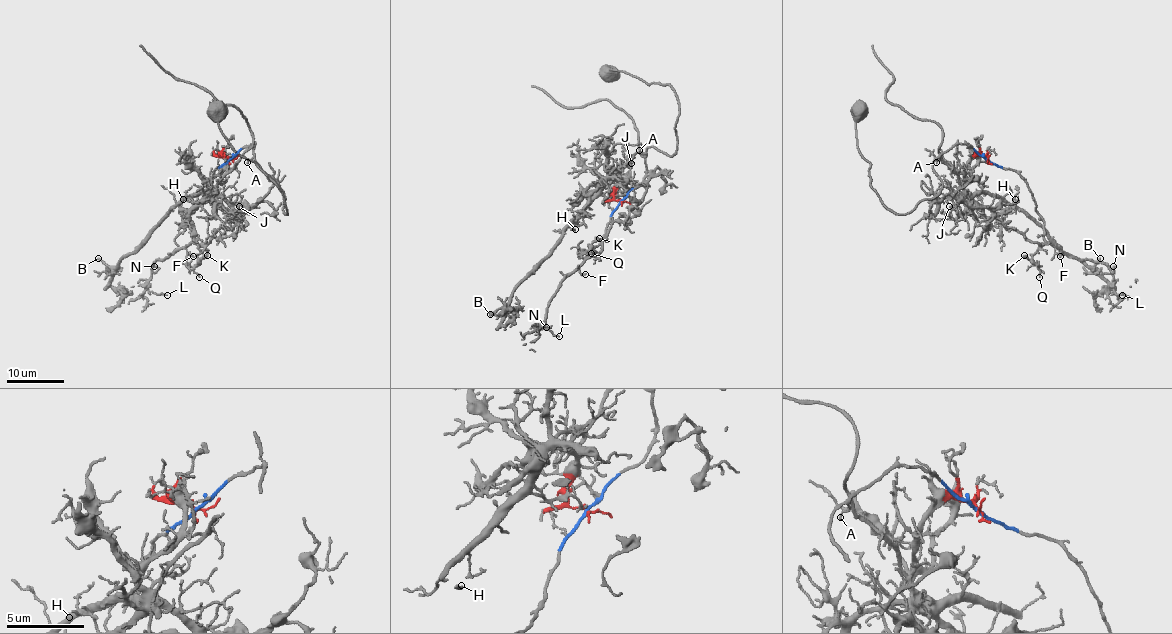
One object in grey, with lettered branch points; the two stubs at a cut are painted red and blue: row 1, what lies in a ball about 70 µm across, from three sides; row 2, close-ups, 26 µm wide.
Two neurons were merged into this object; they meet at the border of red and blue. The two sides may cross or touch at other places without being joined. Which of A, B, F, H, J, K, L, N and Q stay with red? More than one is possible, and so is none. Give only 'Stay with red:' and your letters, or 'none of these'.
Stay with red: B, H, J

